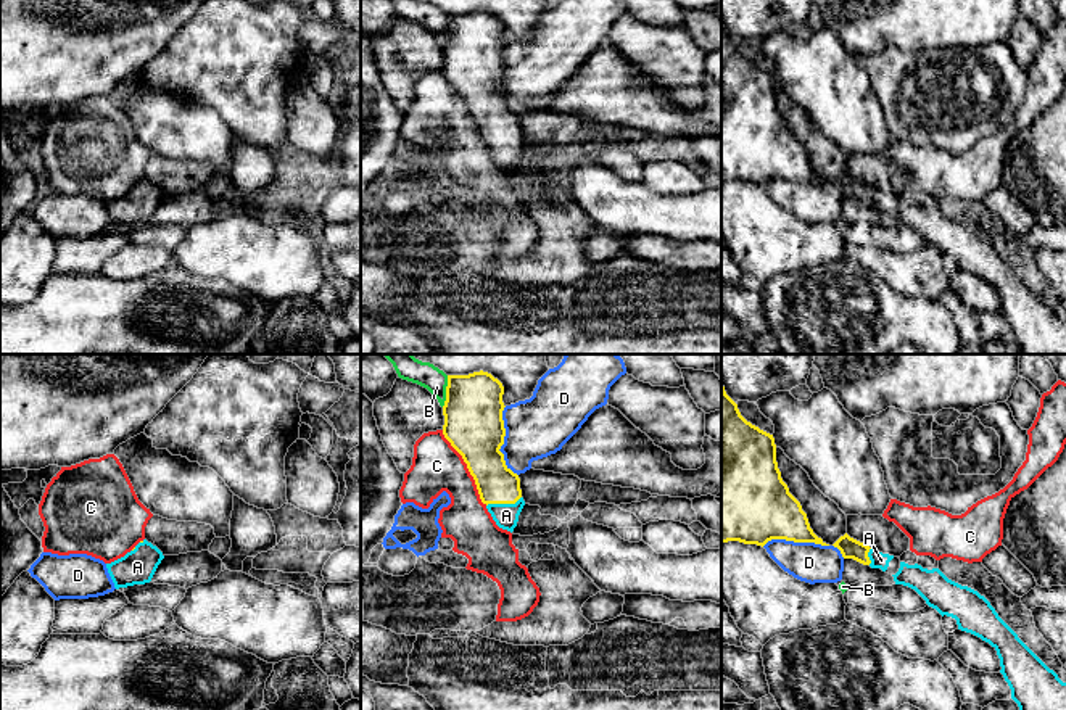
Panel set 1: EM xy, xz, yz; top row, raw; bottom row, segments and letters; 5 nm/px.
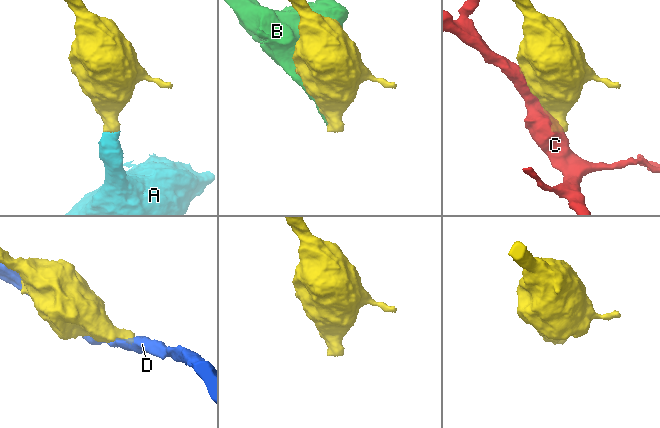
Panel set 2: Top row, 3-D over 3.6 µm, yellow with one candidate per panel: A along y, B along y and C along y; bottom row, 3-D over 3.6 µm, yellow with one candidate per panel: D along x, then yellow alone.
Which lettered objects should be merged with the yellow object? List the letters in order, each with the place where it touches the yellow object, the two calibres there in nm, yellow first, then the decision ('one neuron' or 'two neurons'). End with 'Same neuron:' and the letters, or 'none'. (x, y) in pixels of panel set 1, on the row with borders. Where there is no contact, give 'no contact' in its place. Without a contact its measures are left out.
A: meets yellow in xz at (503, 503); 200 nm thick on the yellow side, 130 nm on the other; one neuron
B: meets yellow in xz at (446, 392); 300 nm thick on the yellow side, 120 nm on the other; two neurons
C: meets yellow in xz at (467, 467); 300 nm thick on the yellow side, 240 nm on the other; two neurons
D: meets yellow in xz at (503, 441); 300 nm thick on the yellow side, 300 nm on the other; two neurons
Same neuron: A

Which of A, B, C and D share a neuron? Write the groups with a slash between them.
A / B / C / D

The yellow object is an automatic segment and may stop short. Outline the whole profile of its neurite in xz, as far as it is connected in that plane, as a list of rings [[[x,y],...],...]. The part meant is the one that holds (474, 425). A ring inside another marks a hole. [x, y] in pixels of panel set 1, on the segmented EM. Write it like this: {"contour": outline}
{"contour": [[[488,372],[448,375],[443,435],[462,456],[496,525],[514,531],[525,506],[520,478],[499,451],[504,444],[504,386]]]}

